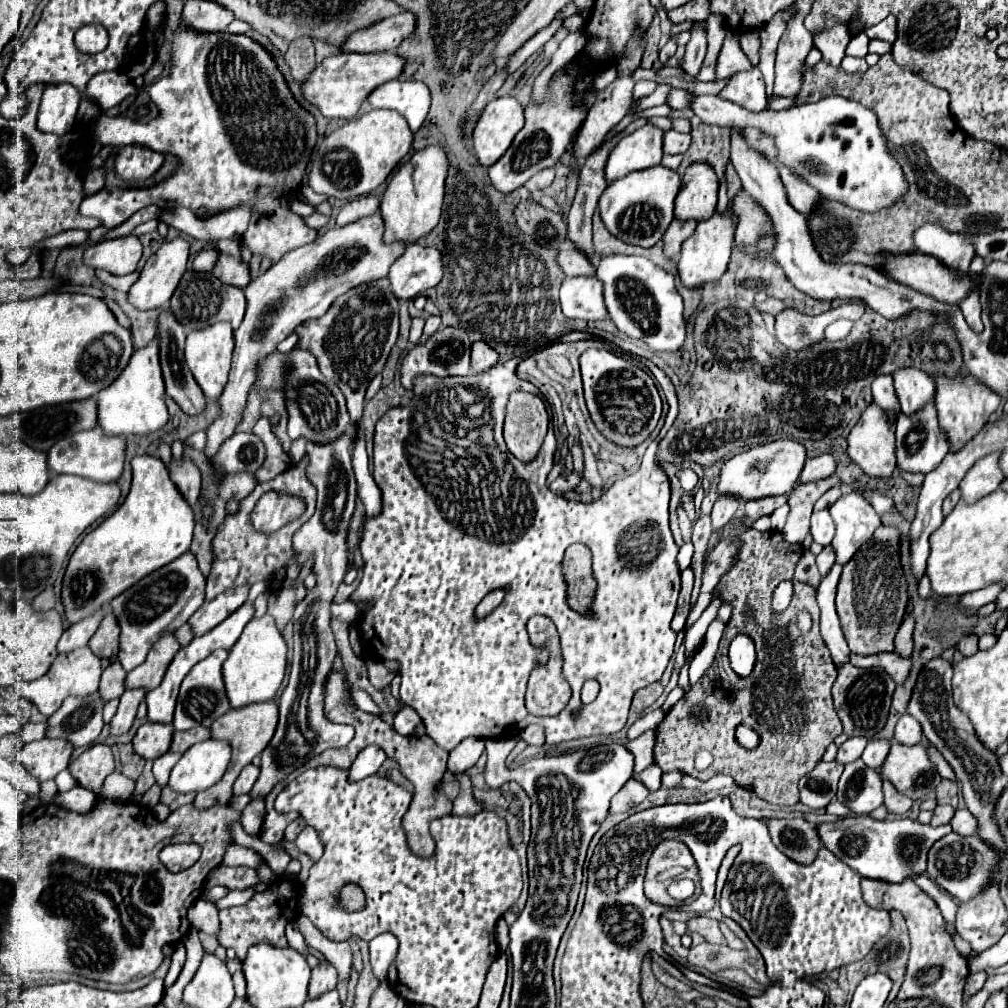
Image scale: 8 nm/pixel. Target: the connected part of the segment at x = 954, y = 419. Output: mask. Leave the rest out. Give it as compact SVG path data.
M959 373L953 379L949 377L939 377L937 379L937 393L935 393L935 407L939 413L939 425L947 437L949 443L949 453L959 451L965 443L969 443L989 421L989 417L997 411L1001 405L1001 397L995 397L991 389L985 385L979 385L975 377Z

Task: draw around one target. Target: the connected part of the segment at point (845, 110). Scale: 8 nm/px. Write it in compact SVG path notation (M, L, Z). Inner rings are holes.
M717 95L695 97L691 109L695 115L719 127L757 127L775 141L779 151L777 165L789 167L795 175L805 179L823 199L839 201L849 209L863 213L877 213L903 203L909 185L901 165L889 149L889 141L877 121L877 115L861 107L857 101L849 101L841 95L823 97L817 103L799 105L787 111L747 111L741 105L723 101Z

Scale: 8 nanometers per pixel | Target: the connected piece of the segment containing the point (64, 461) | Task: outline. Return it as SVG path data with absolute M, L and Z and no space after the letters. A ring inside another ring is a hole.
M99 427L75 433L73 437L65 437L63 441L57 441L47 453L47 465L53 475L71 473L91 479L95 483L117 481L123 471L123 461L125 461L125 437L103 437L103 433L99 433Z

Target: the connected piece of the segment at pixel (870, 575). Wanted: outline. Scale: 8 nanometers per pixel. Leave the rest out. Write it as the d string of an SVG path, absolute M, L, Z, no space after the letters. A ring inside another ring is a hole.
M883 525L875 531L871 543L863 545L863 549L843 567L837 585L837 615L851 653L873 655L879 651L893 651L893 639L903 621L907 595L909 589L899 565L897 529Z

